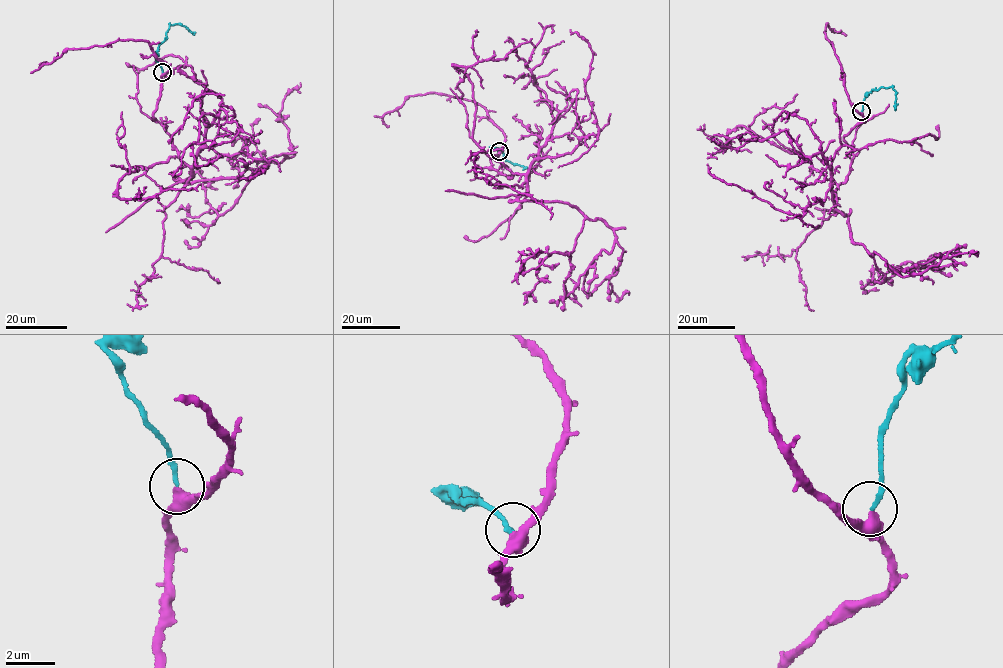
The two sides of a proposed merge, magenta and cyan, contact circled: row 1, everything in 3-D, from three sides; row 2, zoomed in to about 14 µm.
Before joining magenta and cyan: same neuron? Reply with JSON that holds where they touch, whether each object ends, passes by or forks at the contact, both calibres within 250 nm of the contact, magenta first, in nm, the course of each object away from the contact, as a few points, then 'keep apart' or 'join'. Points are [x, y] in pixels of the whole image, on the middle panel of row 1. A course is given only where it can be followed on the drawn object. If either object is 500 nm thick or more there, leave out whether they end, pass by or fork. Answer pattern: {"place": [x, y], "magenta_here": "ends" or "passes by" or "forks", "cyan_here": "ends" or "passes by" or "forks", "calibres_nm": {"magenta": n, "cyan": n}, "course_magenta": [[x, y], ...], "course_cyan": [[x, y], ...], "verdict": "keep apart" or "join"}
{"place": [499, 151], "magenta_here": "passes by", "cyan_here": "ends", "calibres_nm": {"magenta": 400, "cyan": 170}, "course_magenta": [[498, 152], [493, 168], [525, 175], [517, 199], [567, 202], [615, 237], [565, 296], [566, 251]], "course_cyan": [[498, 151], [492, 148], [502, 150], [505, 159], [528, 169]], "verdict": "join"}

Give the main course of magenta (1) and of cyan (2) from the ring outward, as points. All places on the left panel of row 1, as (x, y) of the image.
1: (162, 73), (153, 118), (190, 168), (182, 181), (235, 178), (286, 157), (240, 153), (234, 185)
2: (162, 72), (155, 58), (156, 51), (166, 38), (169, 25), (181, 24), (194, 35)

